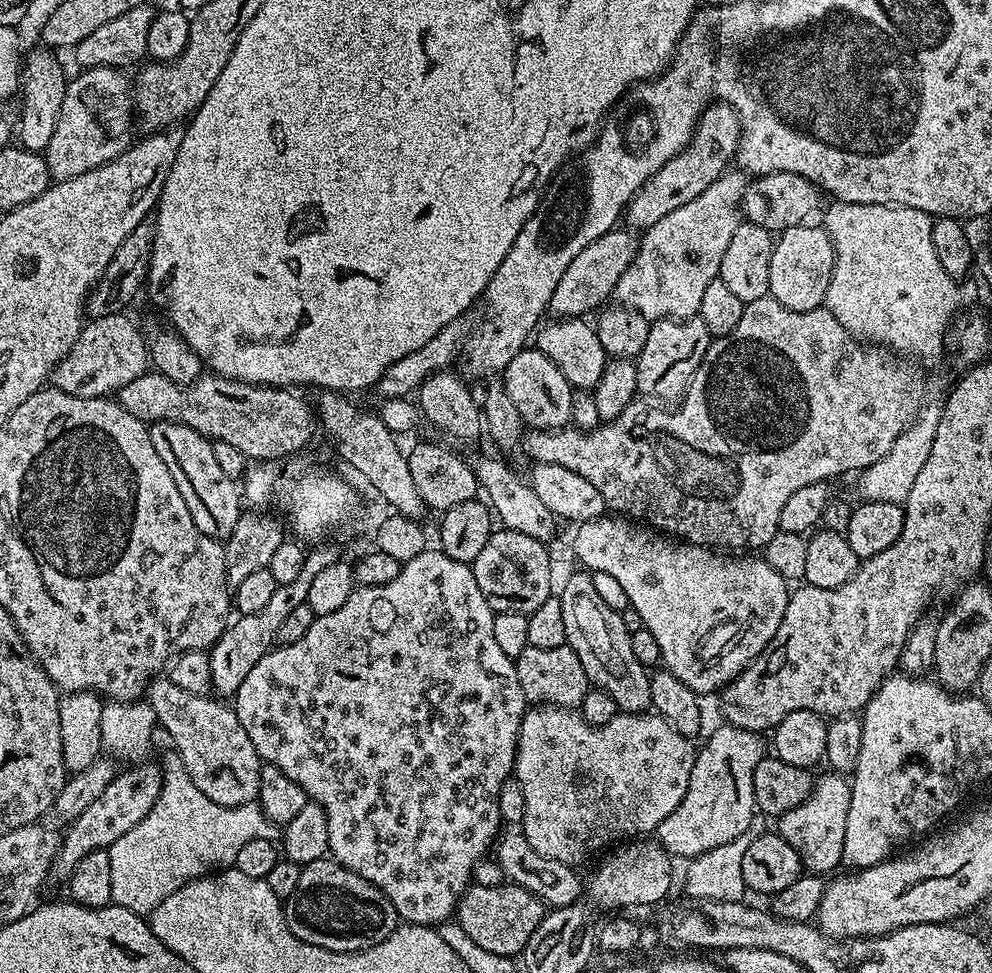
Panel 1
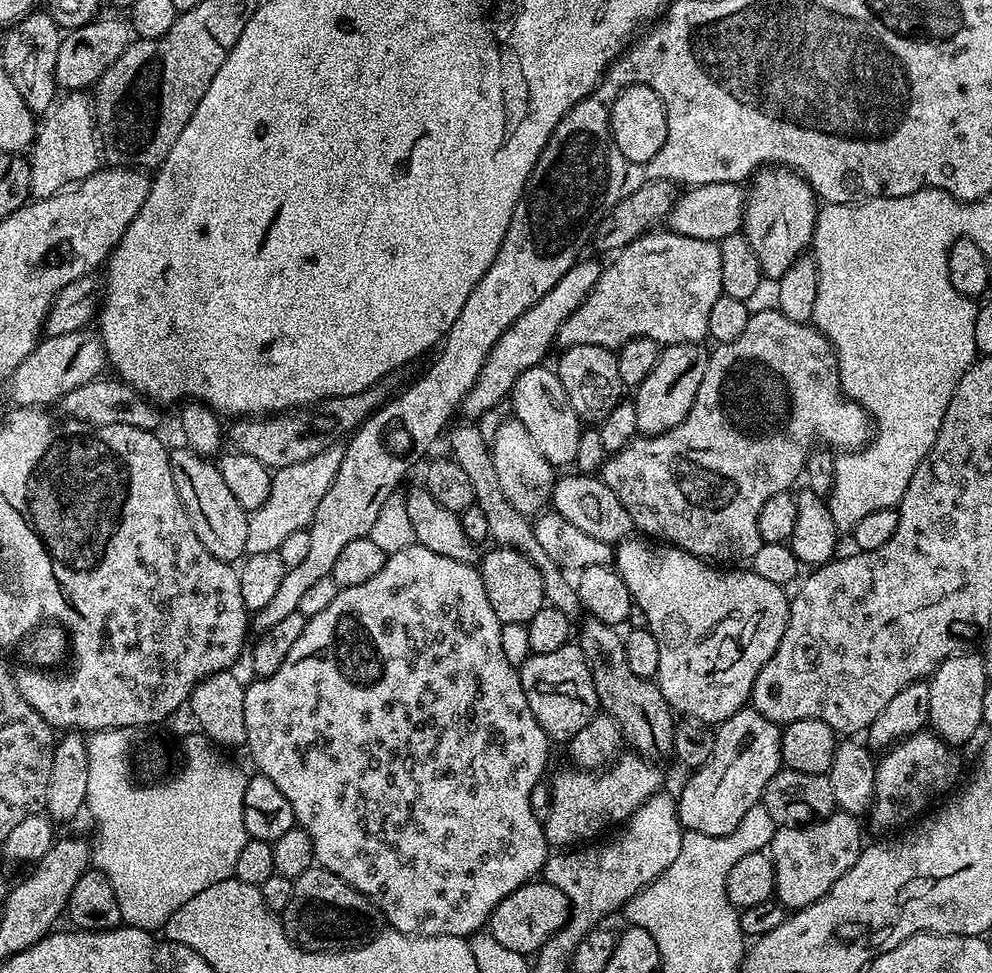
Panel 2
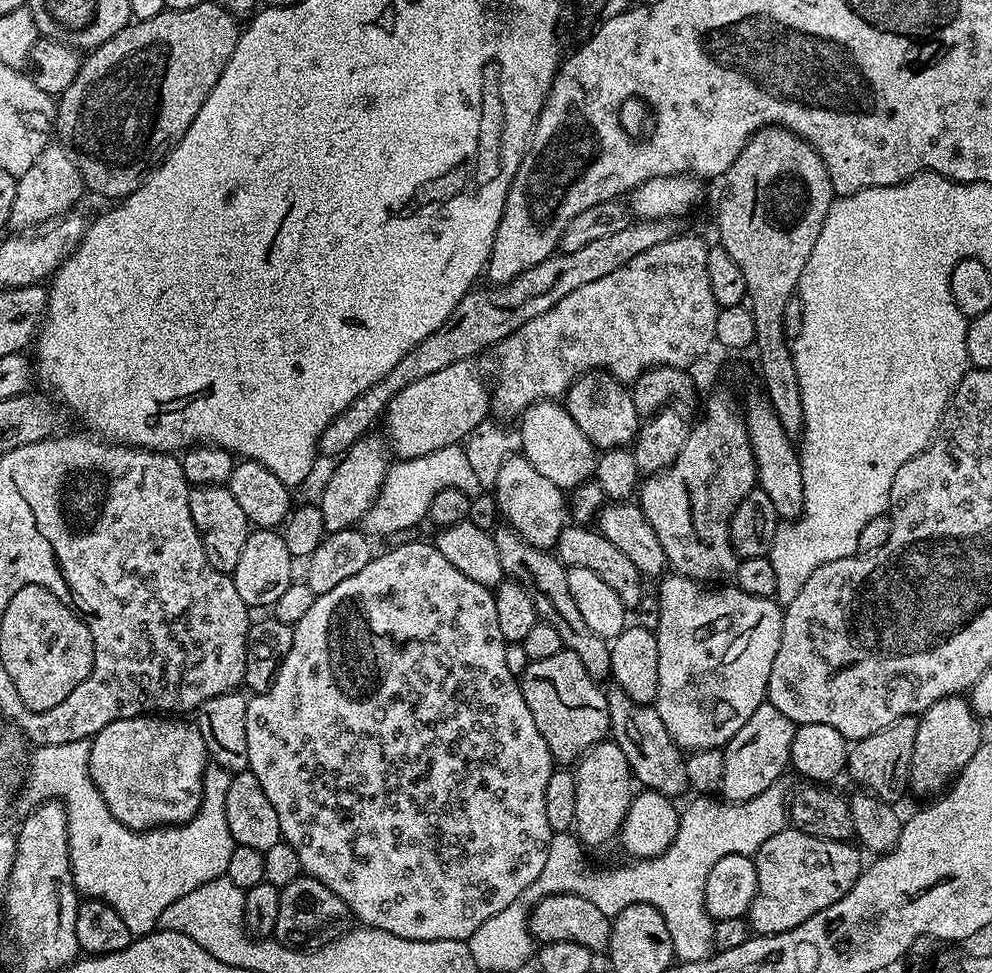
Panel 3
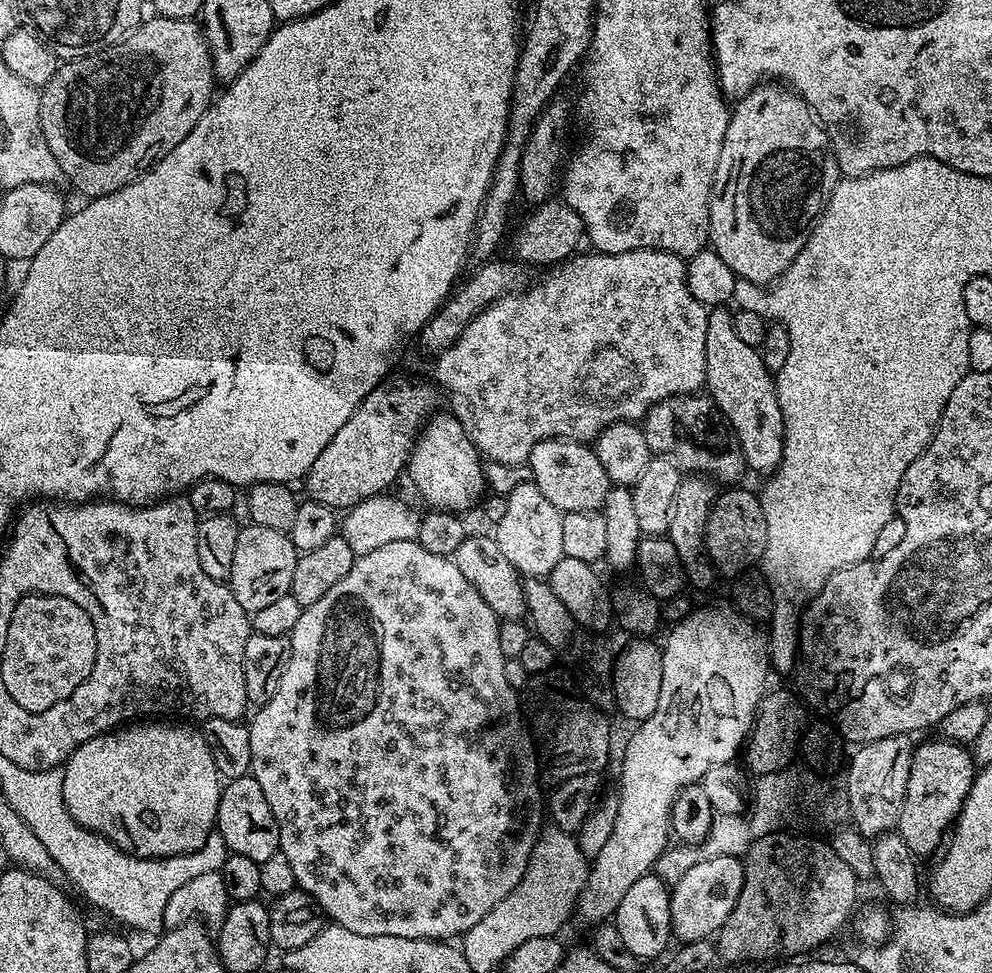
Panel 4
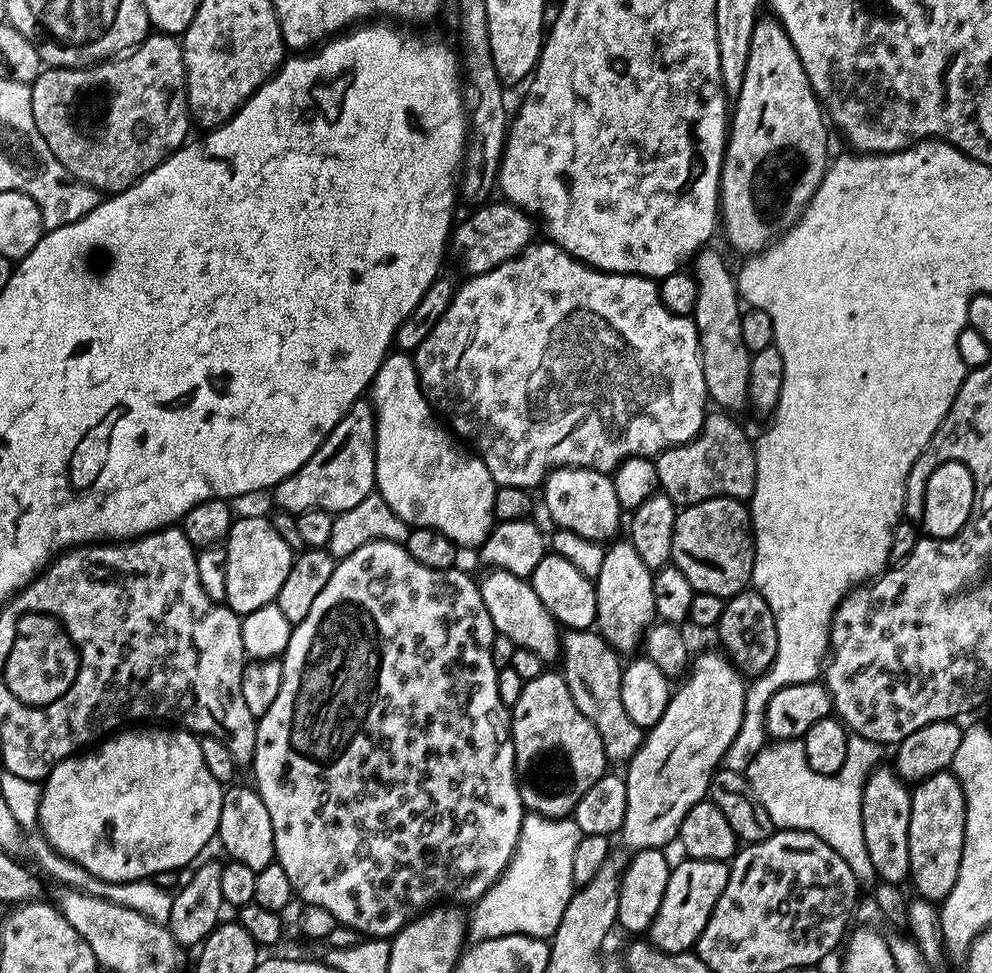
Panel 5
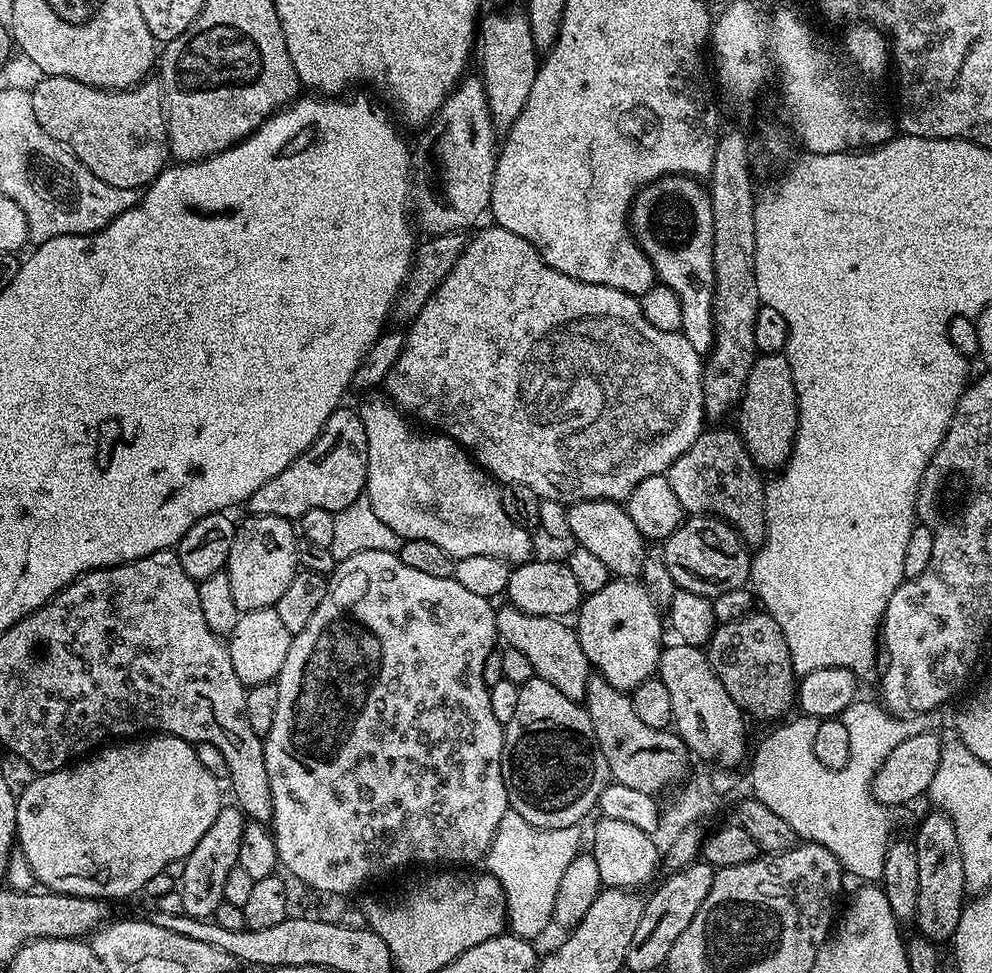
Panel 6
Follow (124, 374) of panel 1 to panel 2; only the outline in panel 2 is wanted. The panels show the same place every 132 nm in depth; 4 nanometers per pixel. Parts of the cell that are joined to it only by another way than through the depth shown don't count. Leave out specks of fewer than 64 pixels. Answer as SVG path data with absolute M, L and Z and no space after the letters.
M95 331L45 335L36 349L22 360L22 366L14 370L10 381L11 403L21 408L55 405L66 394L70 394L70 390L78 390L78 386L86 386L86 382L97 379L103 373L100 372L103 368L106 368L104 343Z

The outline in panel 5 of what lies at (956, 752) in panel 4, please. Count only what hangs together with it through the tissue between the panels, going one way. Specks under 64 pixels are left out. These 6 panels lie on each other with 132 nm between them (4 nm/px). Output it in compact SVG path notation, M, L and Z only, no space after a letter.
M950 770L930 774L911 789L910 802L910 884L916 887L915 895L922 900L943 902L946 894L958 882L958 866L962 866L962 846L966 834L966 798L958 778Z

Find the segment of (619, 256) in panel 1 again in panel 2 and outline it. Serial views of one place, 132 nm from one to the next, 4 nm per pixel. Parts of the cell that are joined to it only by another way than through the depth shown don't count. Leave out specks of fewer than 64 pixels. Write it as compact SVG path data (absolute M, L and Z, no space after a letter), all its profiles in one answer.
M581 258L573 264L571 270L562 274L560 281L548 291L538 302L534 302L514 323L507 328L498 338L498 342L490 350L488 360L482 366L480 378L475 386L464 396L462 412L468 418L480 416L491 408L496 408L500 403L509 399L514 382L522 373L537 367L540 360L551 348L554 348L556 336L560 332L562 322L582 306L582 302L594 290L602 271L602 264L596 260Z

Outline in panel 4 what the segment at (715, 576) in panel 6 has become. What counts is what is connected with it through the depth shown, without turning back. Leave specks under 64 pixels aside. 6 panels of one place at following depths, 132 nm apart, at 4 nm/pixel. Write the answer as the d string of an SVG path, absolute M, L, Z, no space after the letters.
M732 486L721 491L704 522L704 554L717 573L727 578L747 572L761 563L766 550L766 517L762 515L760 497L748 488Z

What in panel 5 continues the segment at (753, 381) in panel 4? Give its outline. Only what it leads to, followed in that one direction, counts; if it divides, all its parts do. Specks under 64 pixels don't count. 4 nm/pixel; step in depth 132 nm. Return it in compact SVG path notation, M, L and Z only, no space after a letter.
M701 250L696 253L696 307L694 319L696 333L700 339L700 361L702 374L706 378L708 399L717 409L736 410L748 404L748 383L752 353L746 342L742 342L742 297L737 281L728 273L724 260L716 252Z

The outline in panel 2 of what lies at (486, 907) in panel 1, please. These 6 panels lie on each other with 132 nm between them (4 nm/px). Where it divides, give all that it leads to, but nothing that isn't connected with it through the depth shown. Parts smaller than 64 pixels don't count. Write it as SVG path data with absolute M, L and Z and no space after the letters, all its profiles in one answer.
M536 883L524 884L514 890L514 894L502 898L486 925L487 931L498 942L502 942L506 950L514 950L526 957L538 953L541 946L563 927L569 915L568 898L557 885Z

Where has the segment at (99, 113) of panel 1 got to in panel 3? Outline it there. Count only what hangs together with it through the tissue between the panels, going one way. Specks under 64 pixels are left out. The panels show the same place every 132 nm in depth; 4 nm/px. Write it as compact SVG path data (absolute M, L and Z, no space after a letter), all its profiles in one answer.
M52 142L16 181L16 193L14 194L14 206L10 210L9 225L16 230L36 230L41 226L71 213L72 208L80 200L80 195L85 195L84 179L75 159L67 148L59 143Z

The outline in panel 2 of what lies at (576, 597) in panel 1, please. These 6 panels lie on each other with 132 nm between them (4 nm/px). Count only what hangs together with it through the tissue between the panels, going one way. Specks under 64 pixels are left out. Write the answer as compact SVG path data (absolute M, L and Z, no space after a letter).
M588 616L585 621L585 624L581 628L579 625L578 628L578 643L590 666L600 708L612 716L614 722L618 722L623 743L636 755L645 758L671 757L677 721L666 698L662 698L660 687L652 680L638 678L638 674L634 674L634 670L626 666L624 636L616 633L619 631L613 625L593 616Z

